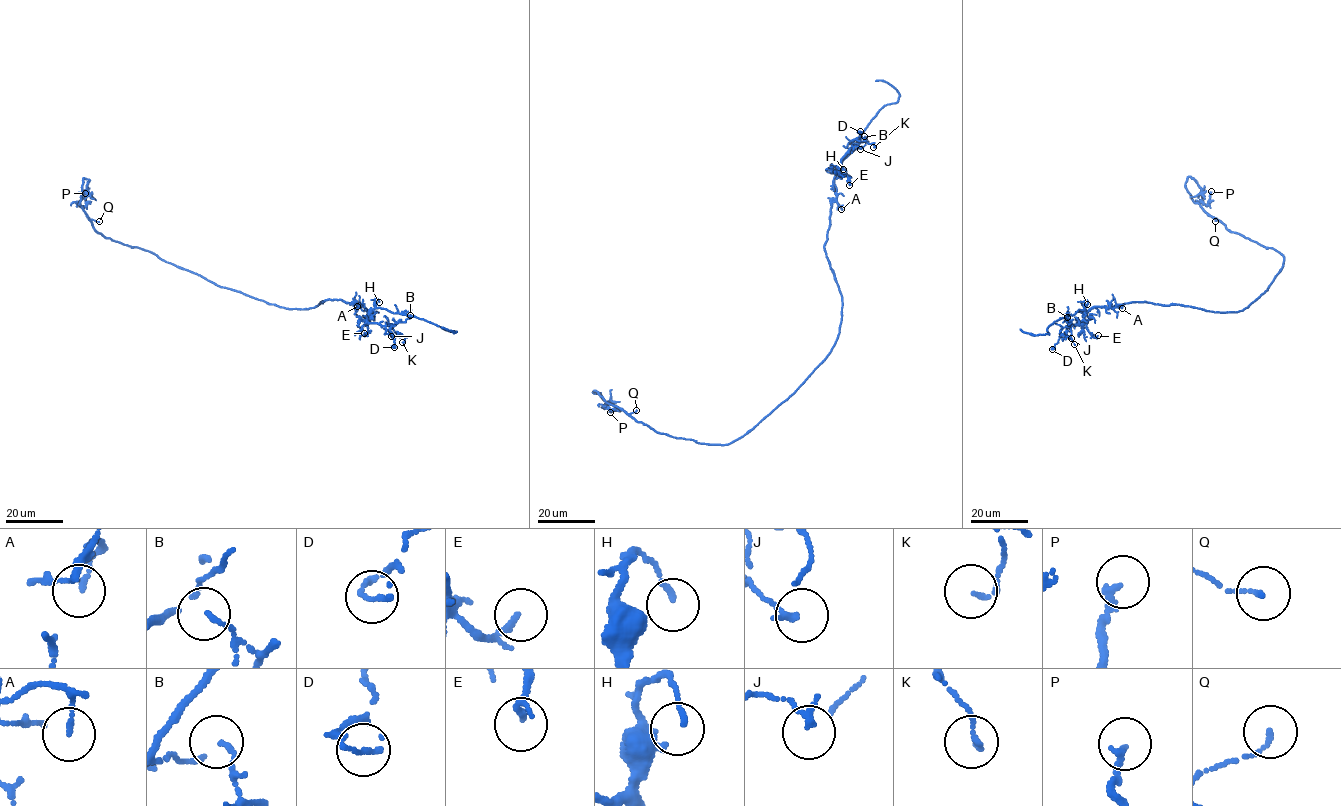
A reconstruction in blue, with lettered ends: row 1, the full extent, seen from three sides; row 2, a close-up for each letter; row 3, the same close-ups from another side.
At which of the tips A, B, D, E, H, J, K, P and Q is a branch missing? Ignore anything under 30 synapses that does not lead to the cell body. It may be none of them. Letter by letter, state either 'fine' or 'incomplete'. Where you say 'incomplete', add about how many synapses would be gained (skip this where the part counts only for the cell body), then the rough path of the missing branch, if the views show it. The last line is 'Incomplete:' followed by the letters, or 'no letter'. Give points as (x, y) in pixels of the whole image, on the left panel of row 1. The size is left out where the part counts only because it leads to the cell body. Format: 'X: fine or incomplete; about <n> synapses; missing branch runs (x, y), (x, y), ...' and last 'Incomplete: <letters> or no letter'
A: fine
B: fine
D: fine
E: fine
H: fine
J: fine
K: fine
P: fine
Q: fine
Incomplete: no letter

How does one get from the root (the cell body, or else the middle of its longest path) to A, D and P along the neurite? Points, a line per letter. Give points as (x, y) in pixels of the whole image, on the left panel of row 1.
A: (265, 302), (285, 308), (309, 309), (328, 299), (341, 300), (356, 306), (359, 302), (357, 306)
D: (265, 302), (286, 308), (309, 309), (328, 299), (363, 305), (368, 313), (366, 322), (391, 325), (394, 347)
P: (265, 302), (105, 237), (79, 204), (83, 178), (89, 182), (81, 206), (85, 193)

